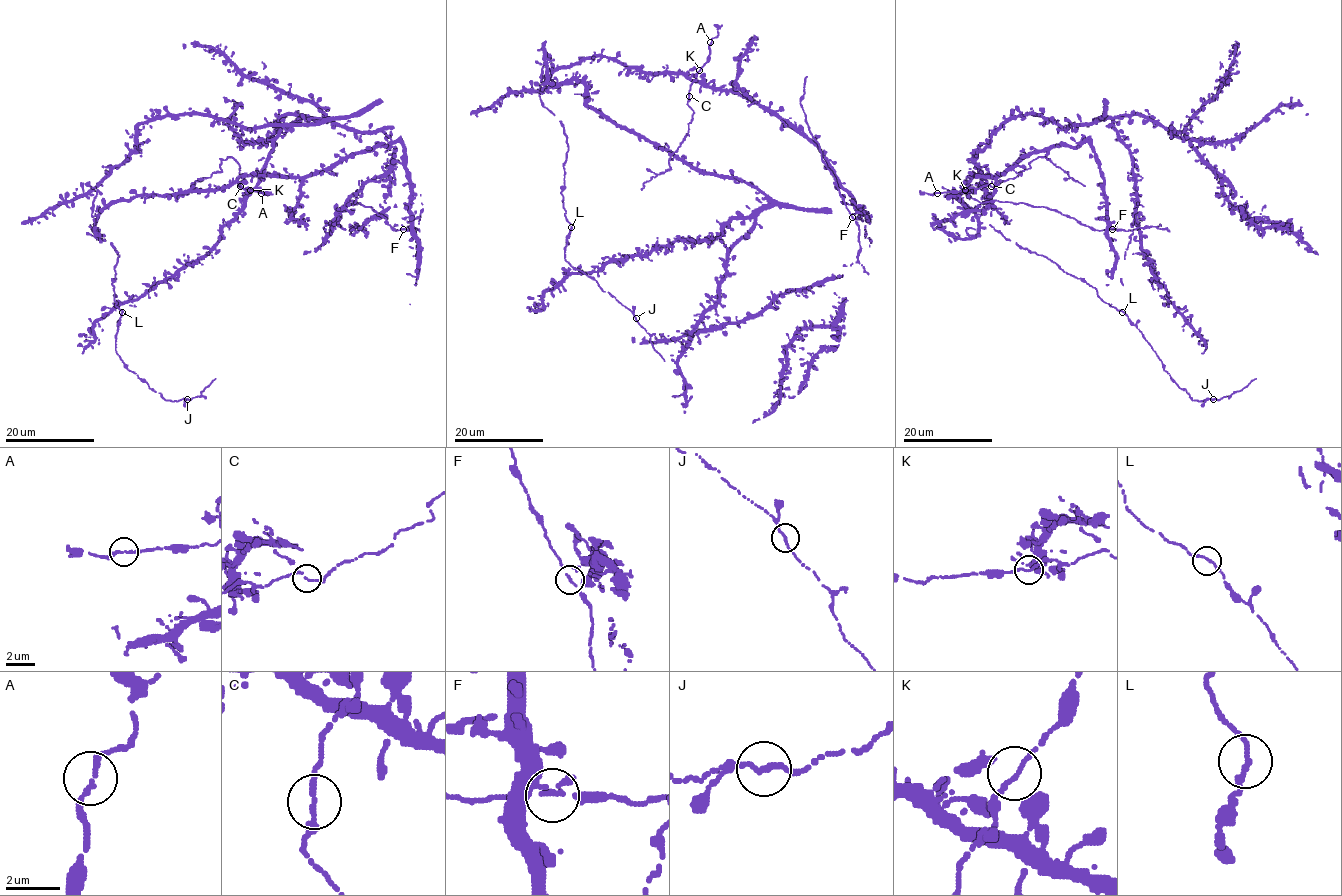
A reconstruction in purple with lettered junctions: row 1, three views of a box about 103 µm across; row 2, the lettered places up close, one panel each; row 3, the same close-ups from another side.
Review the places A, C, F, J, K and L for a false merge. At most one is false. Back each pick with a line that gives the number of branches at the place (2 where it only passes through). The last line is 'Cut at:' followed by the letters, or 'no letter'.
Cut at: no letter

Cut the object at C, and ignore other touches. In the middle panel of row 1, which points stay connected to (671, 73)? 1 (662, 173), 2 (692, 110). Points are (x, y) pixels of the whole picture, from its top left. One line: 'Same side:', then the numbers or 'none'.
Same side: none

